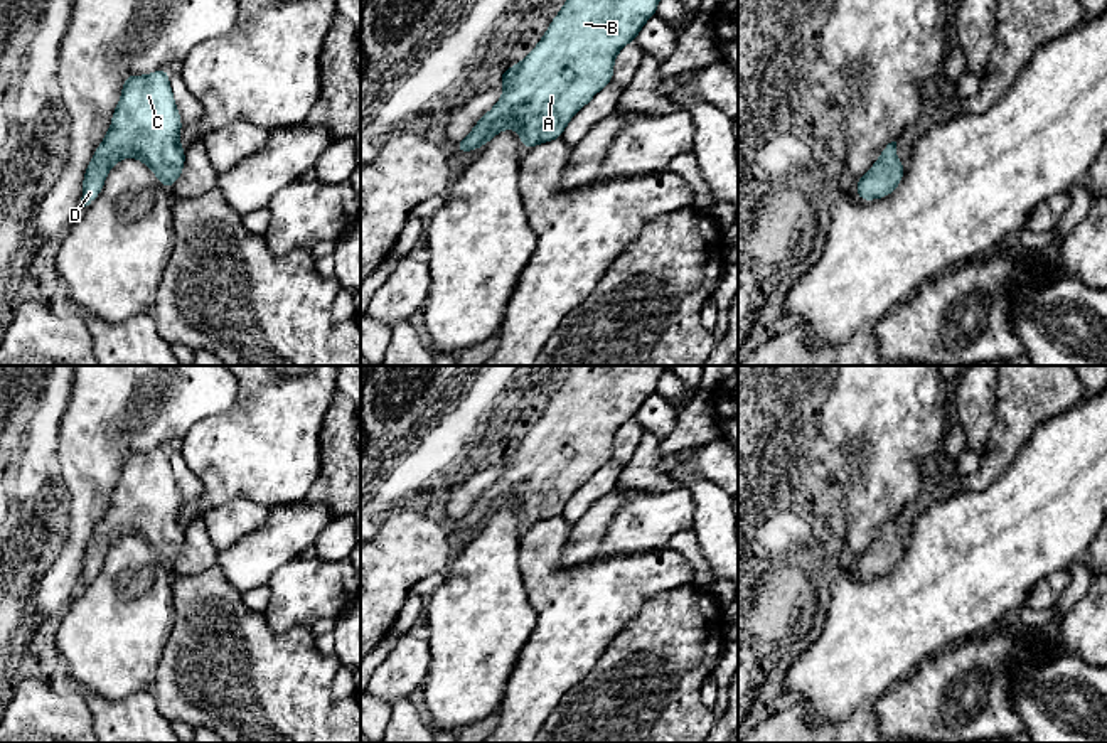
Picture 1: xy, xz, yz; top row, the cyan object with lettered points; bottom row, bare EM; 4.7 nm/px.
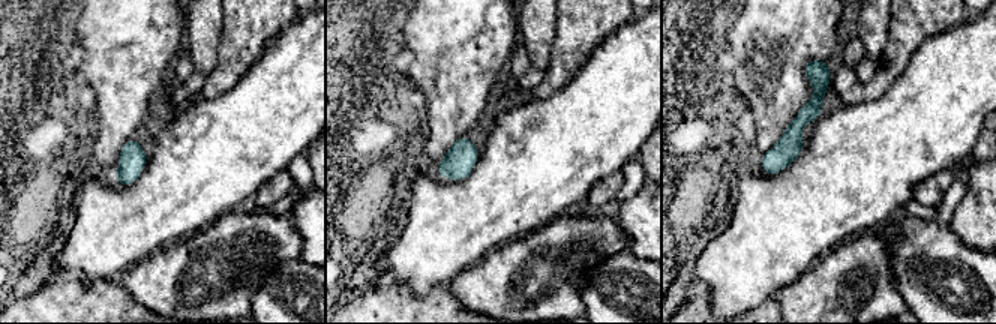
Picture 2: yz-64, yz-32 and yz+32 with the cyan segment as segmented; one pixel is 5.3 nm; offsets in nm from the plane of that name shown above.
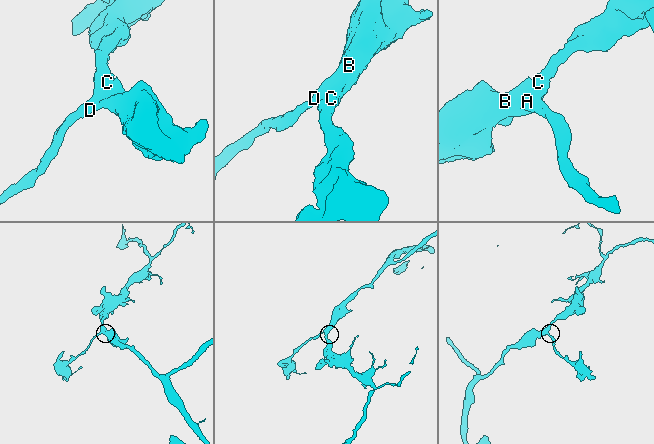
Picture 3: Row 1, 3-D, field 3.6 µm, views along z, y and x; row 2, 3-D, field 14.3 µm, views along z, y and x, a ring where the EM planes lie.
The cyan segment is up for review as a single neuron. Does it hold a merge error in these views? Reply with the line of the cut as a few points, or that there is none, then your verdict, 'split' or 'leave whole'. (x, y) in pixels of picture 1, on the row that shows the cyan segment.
no cut; leave whole

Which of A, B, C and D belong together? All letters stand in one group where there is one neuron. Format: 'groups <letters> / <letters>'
groups A B C D

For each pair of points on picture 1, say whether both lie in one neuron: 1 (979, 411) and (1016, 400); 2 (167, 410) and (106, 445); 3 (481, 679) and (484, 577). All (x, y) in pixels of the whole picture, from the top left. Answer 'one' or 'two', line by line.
1: two
2: one
3: one

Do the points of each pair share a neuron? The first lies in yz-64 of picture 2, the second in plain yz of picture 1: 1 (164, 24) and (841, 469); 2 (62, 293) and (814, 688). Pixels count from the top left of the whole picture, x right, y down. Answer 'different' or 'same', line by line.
1: same
2: different

